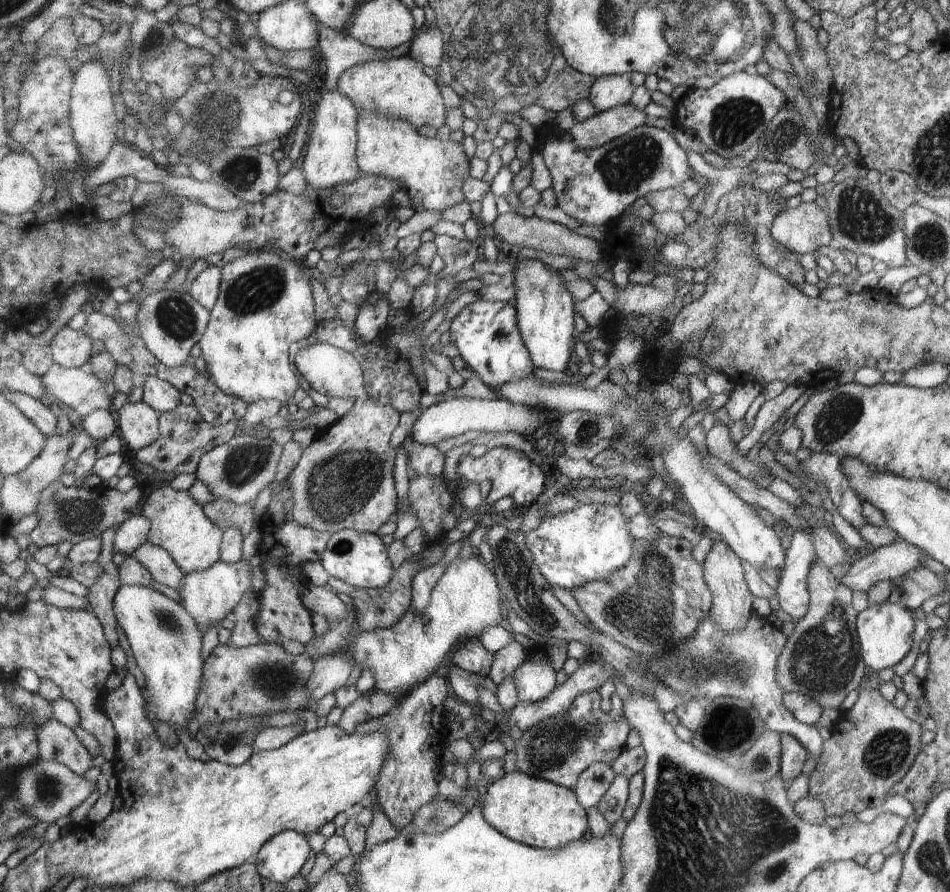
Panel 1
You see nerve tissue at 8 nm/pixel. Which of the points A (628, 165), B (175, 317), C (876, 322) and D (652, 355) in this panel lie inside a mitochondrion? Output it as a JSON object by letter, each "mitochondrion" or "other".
{"A":"mitochondrion","B":"mitochondrion","C":"mitochondrion","D":"other"}

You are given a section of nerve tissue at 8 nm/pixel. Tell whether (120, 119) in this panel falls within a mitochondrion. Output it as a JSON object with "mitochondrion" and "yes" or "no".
{"mitochondrion":"no"}

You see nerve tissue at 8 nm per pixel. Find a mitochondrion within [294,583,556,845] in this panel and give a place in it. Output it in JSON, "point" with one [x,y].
{"point":[434,818]}

